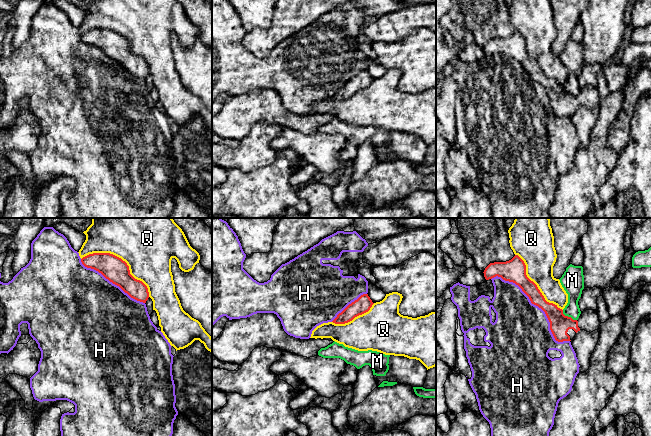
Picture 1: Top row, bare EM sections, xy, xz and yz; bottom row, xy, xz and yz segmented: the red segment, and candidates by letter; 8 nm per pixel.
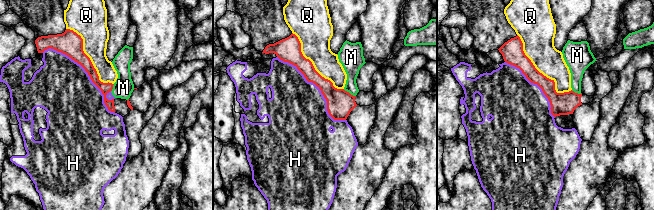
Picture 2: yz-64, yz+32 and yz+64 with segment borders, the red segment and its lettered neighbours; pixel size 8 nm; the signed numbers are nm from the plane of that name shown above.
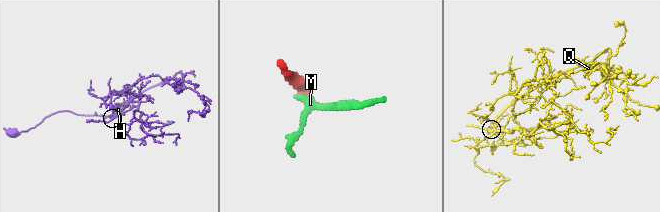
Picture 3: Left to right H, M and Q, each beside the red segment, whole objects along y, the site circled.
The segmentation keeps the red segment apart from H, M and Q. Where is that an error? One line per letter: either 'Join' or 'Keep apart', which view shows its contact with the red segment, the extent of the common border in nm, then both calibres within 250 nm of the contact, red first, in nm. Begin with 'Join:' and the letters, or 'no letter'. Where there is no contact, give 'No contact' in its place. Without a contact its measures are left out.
Join: no letter
H: Keep apart. Touches red in yz. Shared border 800 nm. Thickness 160 nm (red) against 460 nm
M: Keep apart. Touches red in yz. Shared border 150 nm. Thickness 160 nm (red) against 150 nm
Q: Keep apart. Touches red in xy. Shared border 650 nm. Thickness 200 nm (red) against 400 nm

